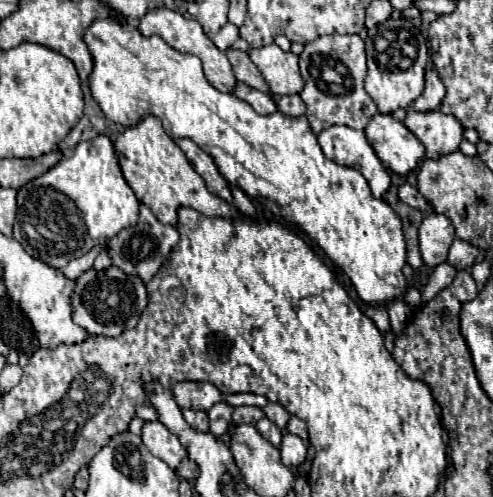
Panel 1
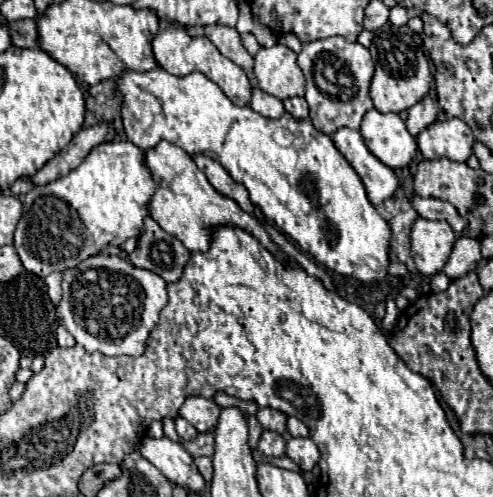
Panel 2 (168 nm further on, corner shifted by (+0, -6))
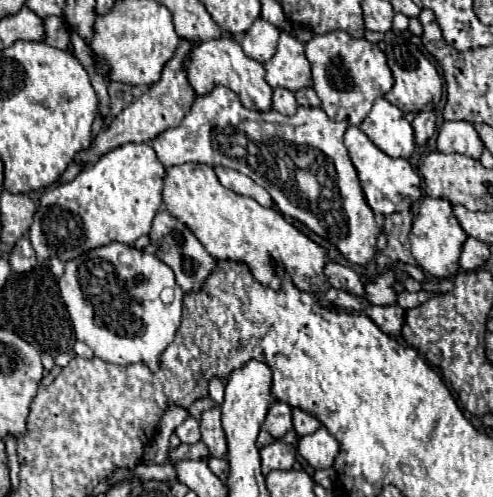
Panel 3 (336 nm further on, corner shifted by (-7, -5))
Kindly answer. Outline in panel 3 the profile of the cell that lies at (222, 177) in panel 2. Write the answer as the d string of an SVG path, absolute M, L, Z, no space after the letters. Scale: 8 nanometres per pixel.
M215 166L215 174L217 174L219 182L221 182L225 188L229 188L229 190L241 194L241 196L251 196L251 198L257 200L261 206L267 206L267 208L273 206L273 200L271 200L271 196L267 194L267 190L261 188L259 184L255 184L255 182L253 182L251 178L247 178L245 174L241 174L241 172L233 170L233 168L223 168L223 166Z

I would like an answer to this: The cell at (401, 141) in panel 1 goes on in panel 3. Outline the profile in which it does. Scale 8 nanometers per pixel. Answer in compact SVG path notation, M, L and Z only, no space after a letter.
M379 98L373 104L359 128L375 142L375 146L385 154L391 154L391 158L409 158L415 150L413 126L407 122L405 114L385 98Z

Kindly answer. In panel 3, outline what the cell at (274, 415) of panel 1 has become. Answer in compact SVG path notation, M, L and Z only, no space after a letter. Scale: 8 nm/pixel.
M273 402L263 422L263 430L267 430L273 438L283 438L291 428L291 406L285 402Z

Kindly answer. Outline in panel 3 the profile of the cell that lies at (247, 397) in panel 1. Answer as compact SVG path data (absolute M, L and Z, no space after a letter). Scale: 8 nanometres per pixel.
M213 378L209 382L209 396L211 400L215 400L217 404L223 404L223 396L225 396L225 384L219 378Z

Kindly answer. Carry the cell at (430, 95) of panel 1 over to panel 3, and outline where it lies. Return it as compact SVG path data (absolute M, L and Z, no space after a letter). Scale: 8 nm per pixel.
M417 112L413 120L413 130L415 130L415 142L425 144L433 134L435 134L435 112Z

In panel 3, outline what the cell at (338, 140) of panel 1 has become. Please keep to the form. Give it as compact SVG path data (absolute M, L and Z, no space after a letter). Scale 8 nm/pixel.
M349 126L345 132L345 146L349 150L351 162L357 168L367 204L377 214L393 214L401 210L409 210L415 200L421 196L421 180L417 172L411 168L411 164L405 158L391 158L385 152L381 152L357 126Z

